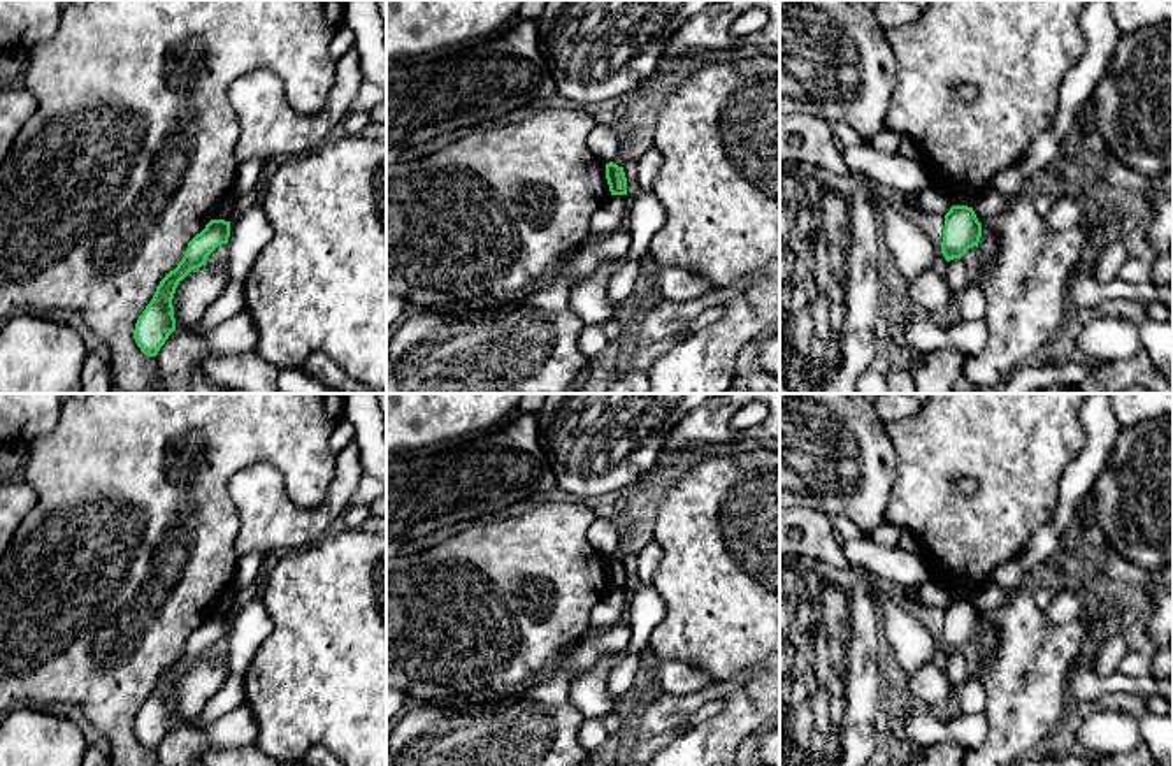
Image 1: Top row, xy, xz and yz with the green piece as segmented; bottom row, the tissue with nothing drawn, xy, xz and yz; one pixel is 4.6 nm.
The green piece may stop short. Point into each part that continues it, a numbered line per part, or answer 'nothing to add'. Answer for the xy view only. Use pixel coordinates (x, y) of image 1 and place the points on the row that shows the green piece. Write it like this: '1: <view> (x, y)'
nothing to add

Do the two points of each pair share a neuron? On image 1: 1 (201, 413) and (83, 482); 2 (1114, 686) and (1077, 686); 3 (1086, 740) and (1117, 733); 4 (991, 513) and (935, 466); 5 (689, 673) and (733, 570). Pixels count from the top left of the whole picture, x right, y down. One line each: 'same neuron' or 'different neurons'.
1: same neuron
2: same neuron
3: same neuron
4: same neuron
5: different neurons

